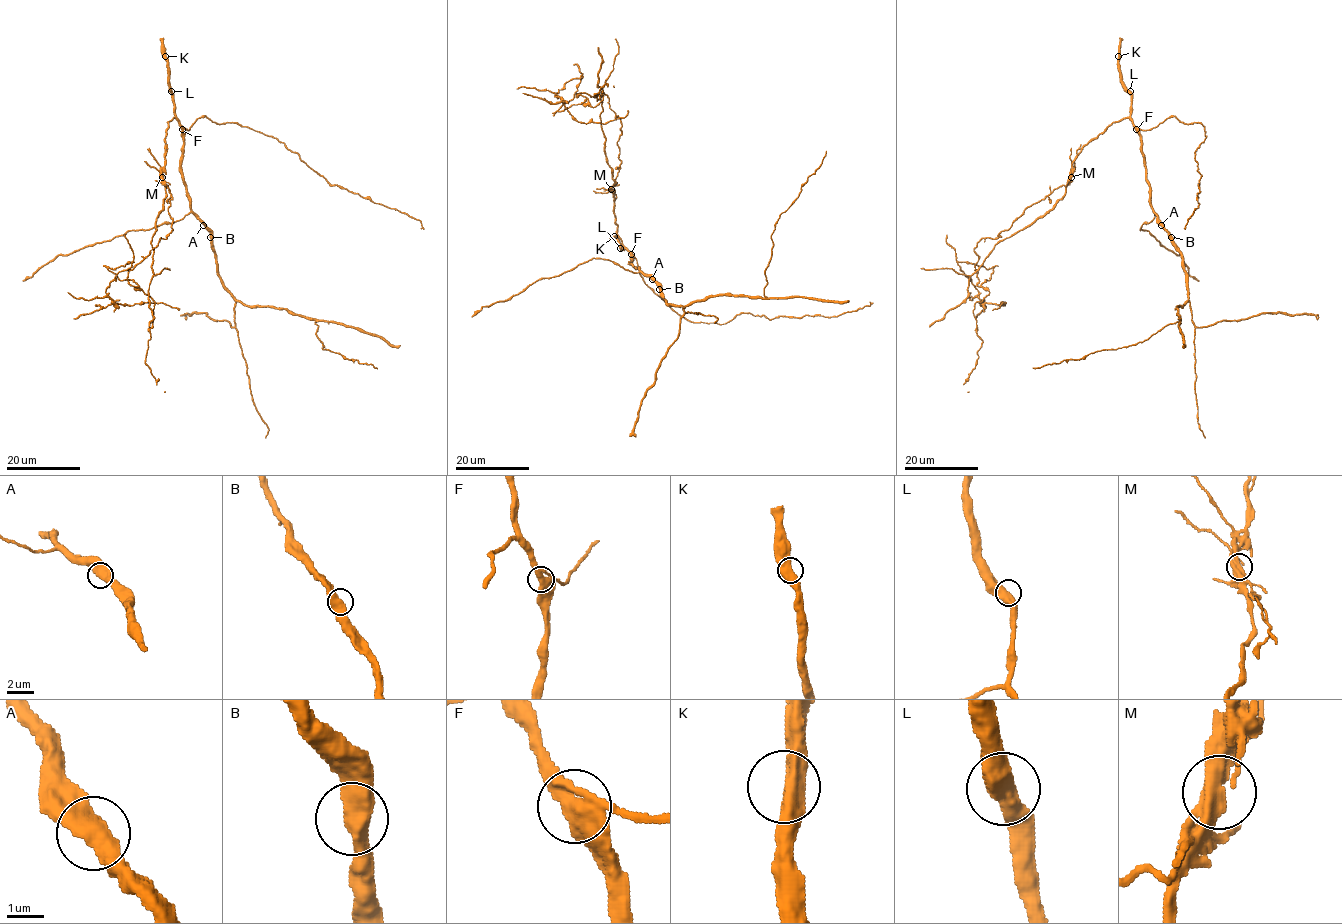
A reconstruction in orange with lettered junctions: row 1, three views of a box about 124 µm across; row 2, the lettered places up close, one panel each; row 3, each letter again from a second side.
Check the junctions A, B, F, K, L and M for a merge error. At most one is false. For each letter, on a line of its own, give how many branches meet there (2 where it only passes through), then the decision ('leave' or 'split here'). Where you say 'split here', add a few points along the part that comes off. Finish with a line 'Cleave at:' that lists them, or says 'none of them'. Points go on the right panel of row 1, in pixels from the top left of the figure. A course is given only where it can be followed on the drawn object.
A: 2 | leave
B: 2 | leave
F: 2 | leave
K: 2 | leave
L: 2 | leave
M: 2 | split here | (1070, 177), (977, 244), (977, 285), (989, 280), (992, 269), (958, 263), (982, 301), (1005, 302), (992, 310)
Cleave at: M

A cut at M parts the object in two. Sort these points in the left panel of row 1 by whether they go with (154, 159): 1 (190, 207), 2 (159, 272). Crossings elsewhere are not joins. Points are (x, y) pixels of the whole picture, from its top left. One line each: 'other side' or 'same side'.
1: other side
2: other side

